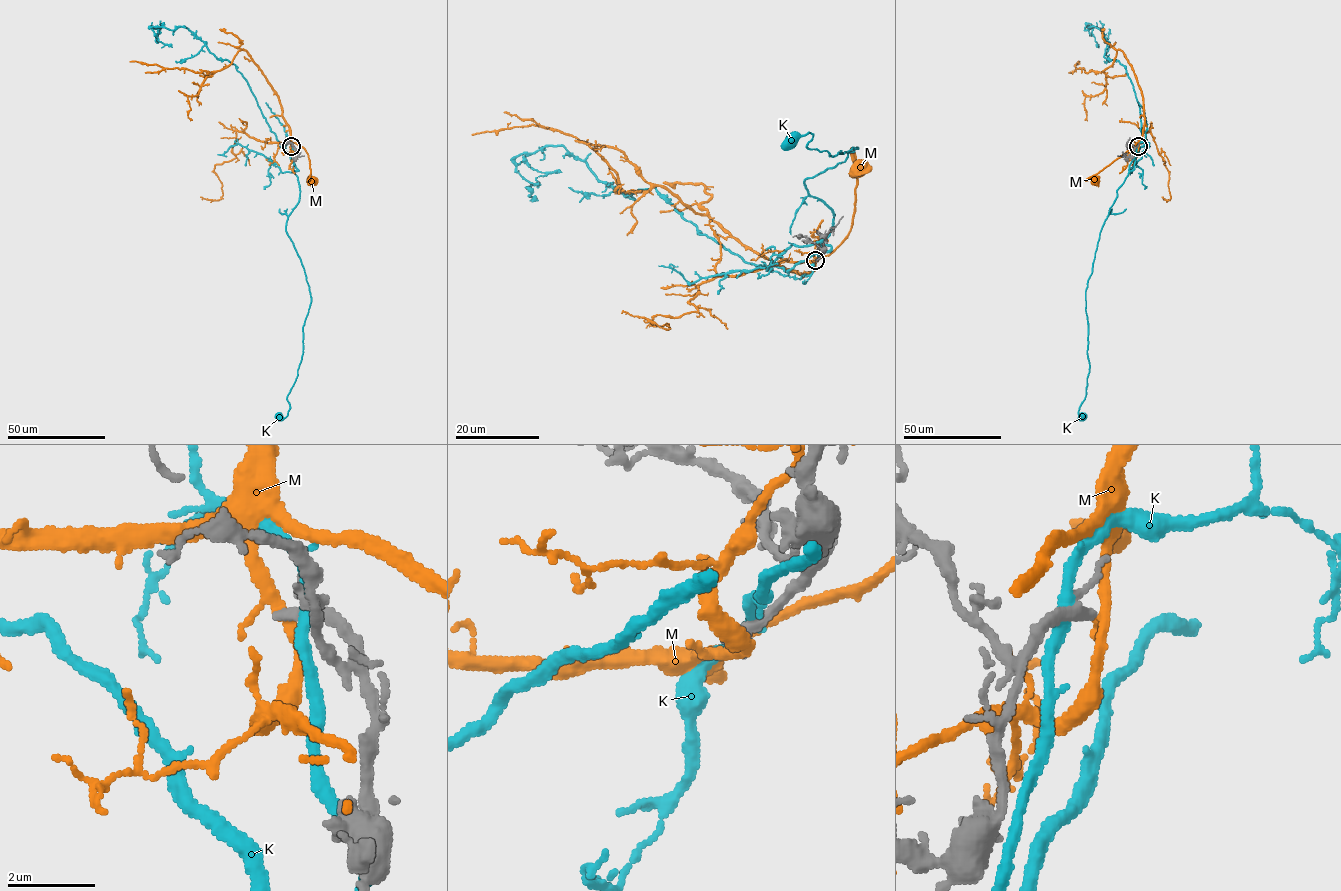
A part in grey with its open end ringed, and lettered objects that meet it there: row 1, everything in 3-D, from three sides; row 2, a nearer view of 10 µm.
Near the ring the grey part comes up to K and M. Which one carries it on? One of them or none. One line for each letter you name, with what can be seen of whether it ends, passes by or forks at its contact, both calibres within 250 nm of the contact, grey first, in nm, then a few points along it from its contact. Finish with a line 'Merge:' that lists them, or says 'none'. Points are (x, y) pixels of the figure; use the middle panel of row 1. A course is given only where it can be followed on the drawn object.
Merge: none

